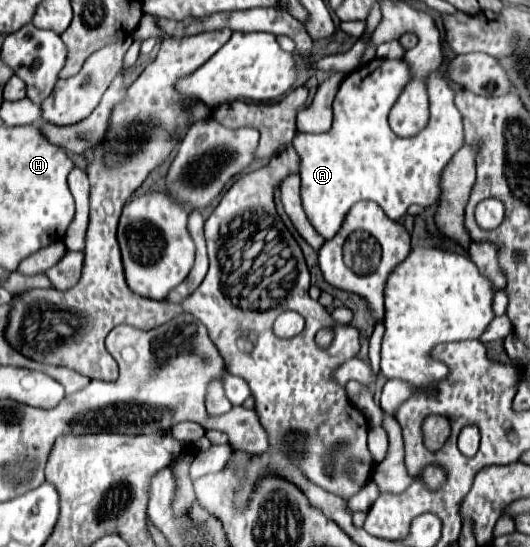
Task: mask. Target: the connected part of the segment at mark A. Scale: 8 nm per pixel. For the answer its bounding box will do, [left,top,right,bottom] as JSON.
[292,59,464,239]

